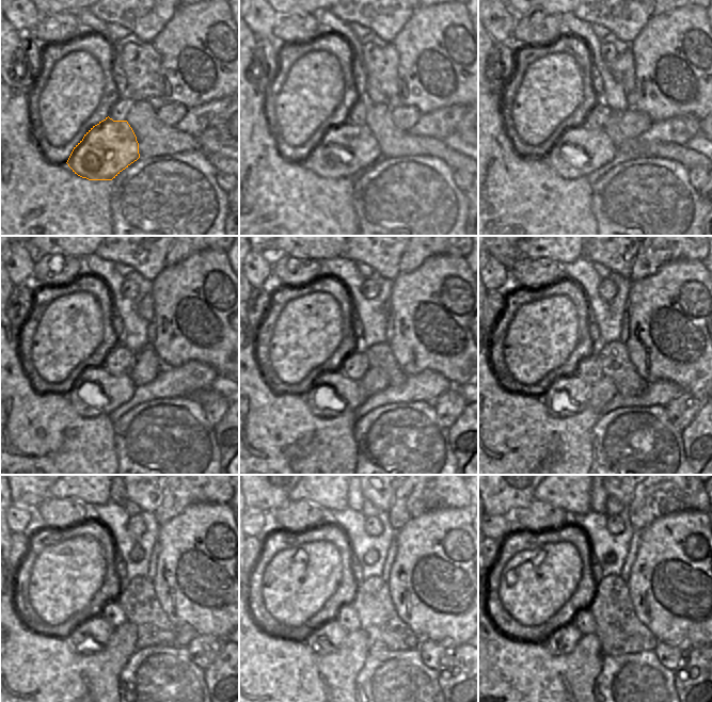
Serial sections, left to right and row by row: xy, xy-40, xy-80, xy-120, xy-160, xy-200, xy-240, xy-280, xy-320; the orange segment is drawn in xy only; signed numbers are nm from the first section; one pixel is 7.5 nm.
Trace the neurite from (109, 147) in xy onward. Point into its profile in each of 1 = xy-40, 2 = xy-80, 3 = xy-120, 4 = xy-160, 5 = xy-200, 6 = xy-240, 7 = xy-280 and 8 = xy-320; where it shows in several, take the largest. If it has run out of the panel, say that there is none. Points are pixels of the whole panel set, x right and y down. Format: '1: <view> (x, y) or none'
1: xy-40 (343, 149)
2: xy-80 (579, 150)
3: xy-120 (97, 392)
4: xy-160 (332, 380)
5: xy-200 (569, 385)
6: xy-240 (93, 627)
7: xy-280 (328, 636)
8: xy-320 (563, 639)

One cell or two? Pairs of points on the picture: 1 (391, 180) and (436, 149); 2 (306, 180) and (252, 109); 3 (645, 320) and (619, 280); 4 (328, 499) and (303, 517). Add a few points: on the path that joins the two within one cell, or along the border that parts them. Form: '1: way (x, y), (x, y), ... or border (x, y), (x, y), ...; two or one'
1: border (399, 157), (436, 156), (448, 166); two
2: way (286, 171), (252, 137), (252, 129); one
3: border (632, 281), (627, 312); two
4: border (294, 499), (312, 501), (327, 513); two

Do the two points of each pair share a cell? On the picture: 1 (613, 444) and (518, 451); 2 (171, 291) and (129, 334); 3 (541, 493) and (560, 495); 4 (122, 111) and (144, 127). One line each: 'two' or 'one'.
1: two
2: two
3: one
4: two

